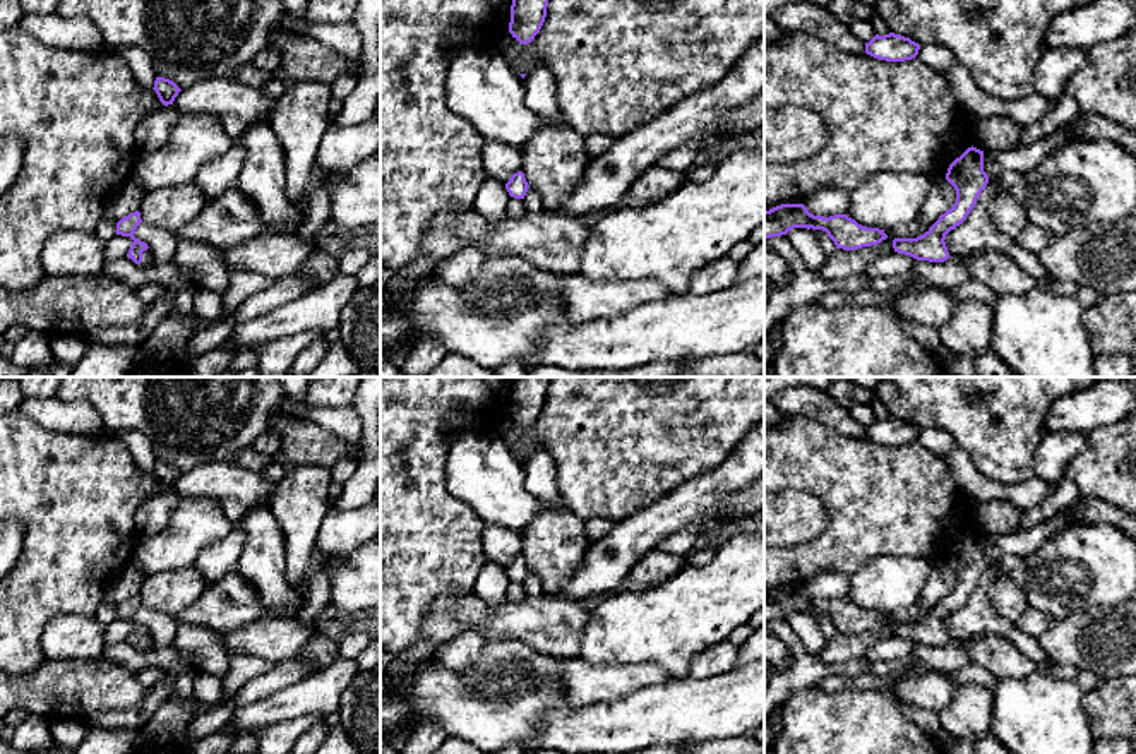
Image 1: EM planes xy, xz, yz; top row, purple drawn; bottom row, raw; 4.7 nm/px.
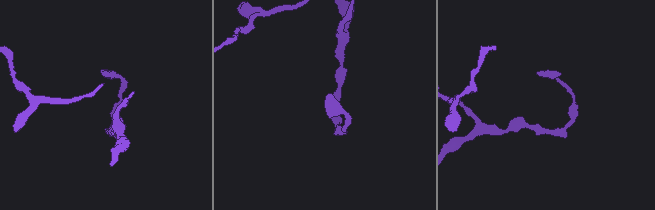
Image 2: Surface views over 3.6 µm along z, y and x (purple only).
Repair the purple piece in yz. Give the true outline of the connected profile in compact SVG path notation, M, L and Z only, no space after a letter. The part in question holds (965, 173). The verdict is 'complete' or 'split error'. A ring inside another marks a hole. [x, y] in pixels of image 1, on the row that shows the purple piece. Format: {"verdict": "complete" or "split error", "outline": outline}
{"verdict": "complete", "outline": "M973 146L968 147L949 165L946 180L956 190L953 207L941 214L924 235L917 238L894 238L894 252L929 262L944 262L951 257L944 242L946 235L966 219L989 183L989 177L984 171L984 151Z"}

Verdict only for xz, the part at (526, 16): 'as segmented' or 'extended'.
as segmented

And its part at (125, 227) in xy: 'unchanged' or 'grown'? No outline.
grown

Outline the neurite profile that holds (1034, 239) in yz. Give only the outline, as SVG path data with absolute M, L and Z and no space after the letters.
M1028 223L1014 238L1018 247L1038 255L1047 245L1052 243L1054 233L1035 223Z

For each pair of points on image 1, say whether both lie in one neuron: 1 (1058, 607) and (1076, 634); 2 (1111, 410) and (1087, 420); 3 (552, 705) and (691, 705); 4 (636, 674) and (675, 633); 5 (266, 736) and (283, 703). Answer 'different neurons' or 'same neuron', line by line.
1: different neurons
2: same neuron
3: same neuron
4: different neurons
5: different neurons

